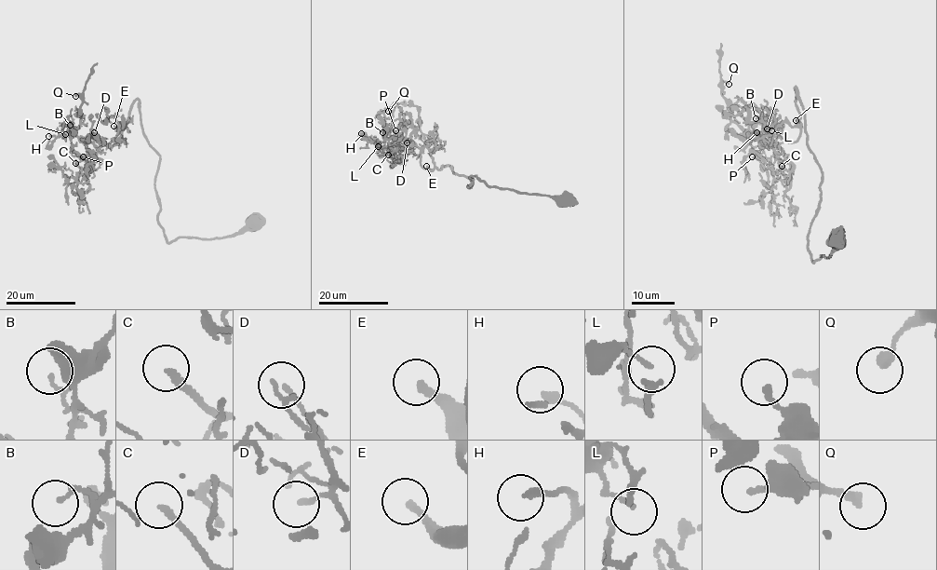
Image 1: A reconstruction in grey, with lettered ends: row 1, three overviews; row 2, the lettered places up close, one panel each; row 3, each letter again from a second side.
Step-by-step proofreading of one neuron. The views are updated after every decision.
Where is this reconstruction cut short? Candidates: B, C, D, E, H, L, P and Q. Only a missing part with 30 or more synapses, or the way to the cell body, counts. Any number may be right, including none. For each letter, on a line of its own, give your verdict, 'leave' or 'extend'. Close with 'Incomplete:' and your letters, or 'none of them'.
B: leave
C: extend
D: leave
E: extend
H: leave
L: leave
P: leave
Q: leave
Incomplete: C, E

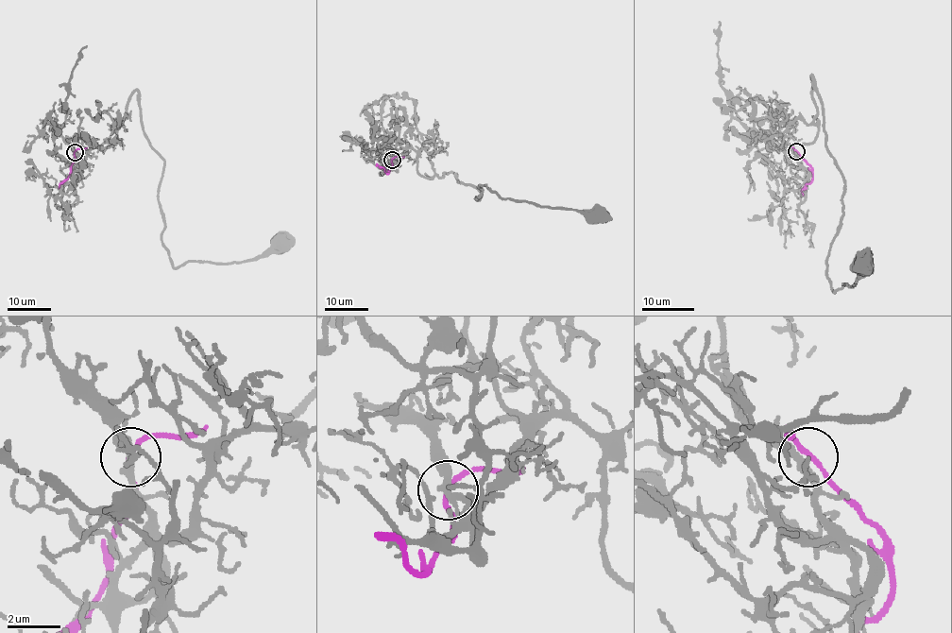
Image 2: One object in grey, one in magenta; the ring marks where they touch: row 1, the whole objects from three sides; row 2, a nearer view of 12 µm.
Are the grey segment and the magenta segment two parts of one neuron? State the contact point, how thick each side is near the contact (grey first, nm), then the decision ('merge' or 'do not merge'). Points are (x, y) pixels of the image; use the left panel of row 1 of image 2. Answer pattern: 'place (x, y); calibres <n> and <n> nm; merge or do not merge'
place (75, 152); calibres 280 and 170 nm; do not merge

